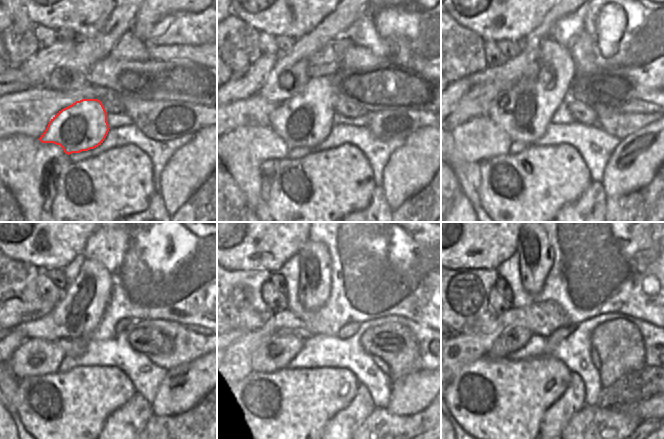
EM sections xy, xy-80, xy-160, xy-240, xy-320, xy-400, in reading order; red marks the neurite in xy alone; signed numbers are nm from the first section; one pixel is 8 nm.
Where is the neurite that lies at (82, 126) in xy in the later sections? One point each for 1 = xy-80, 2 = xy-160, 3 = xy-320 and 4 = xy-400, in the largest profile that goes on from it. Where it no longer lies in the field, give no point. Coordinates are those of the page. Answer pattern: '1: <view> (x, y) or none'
1: xy-80 (306, 120)
2: xy-160 (525, 111)
3: xy-320 (314, 259)
4: xy-400 (535, 252)

